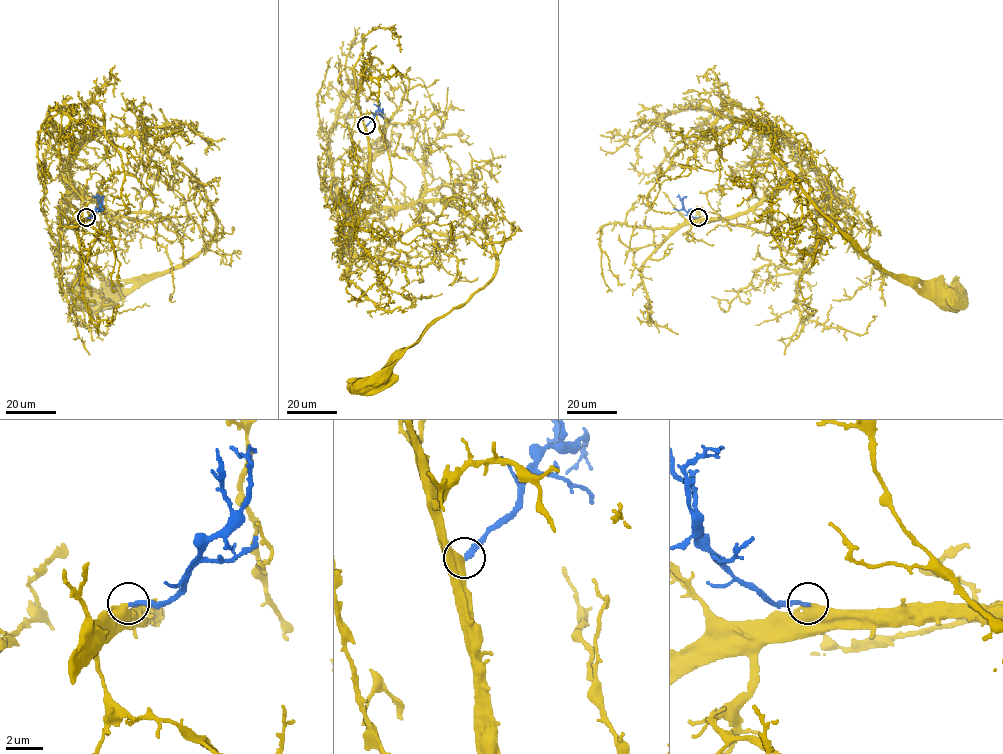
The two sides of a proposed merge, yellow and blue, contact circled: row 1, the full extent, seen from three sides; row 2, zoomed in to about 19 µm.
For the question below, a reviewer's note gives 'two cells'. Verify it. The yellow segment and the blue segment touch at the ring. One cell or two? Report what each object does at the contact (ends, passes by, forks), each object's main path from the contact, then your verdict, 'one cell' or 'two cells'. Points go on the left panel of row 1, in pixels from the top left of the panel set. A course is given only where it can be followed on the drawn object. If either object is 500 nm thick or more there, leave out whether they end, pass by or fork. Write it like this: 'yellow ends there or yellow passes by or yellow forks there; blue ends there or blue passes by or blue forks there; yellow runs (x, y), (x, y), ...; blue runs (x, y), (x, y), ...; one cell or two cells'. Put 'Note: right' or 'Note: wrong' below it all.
yellow runs (86, 217), (66, 161), (96, 136), (135, 134), (197, 180), (216, 233), (125, 295), (89, 299); blue runs (86, 217), (91, 217), (100, 205), (98, 197), (93, 196); one cell
Note: wrong

